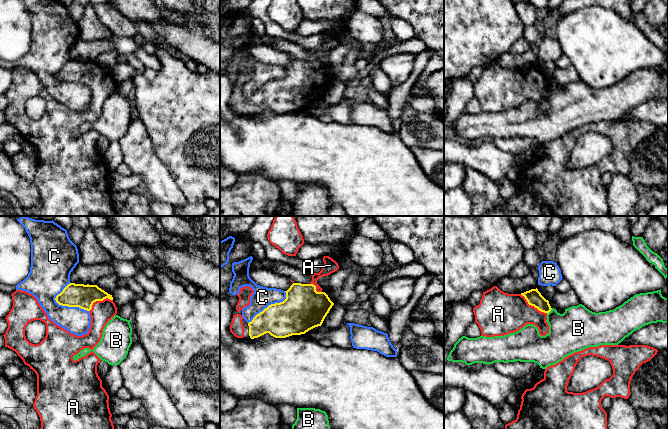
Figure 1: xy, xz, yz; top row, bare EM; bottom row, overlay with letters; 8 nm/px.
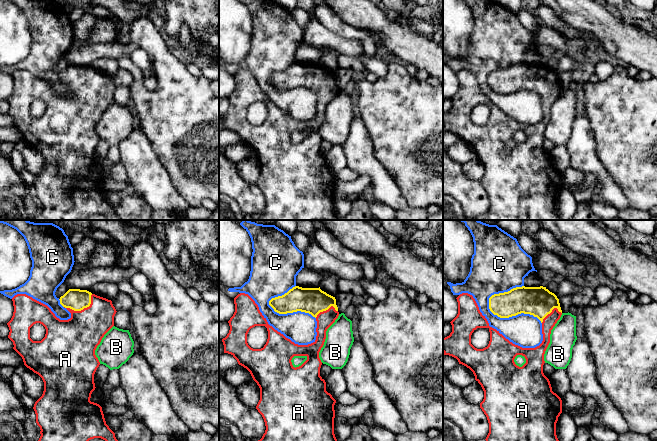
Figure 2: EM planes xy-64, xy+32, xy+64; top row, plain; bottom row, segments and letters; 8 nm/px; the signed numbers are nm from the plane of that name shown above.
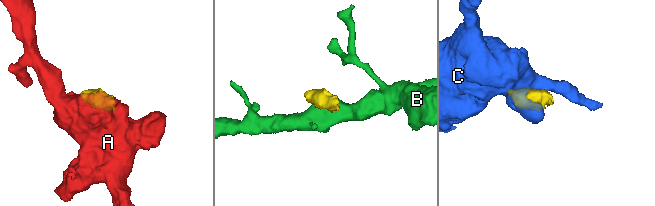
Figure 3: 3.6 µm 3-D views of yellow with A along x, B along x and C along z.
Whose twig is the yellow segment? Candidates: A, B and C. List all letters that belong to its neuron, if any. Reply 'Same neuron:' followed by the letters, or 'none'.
Same neuron: A

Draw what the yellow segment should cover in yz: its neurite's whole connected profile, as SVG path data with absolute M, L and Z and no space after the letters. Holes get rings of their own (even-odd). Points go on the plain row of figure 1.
M497 62L483 68L480 80L473 84L481 112L504 112L519 107L527 100L535 101L541 112L549 109L546 98L551 87L549 77L538 65L521 70L508 70Z

